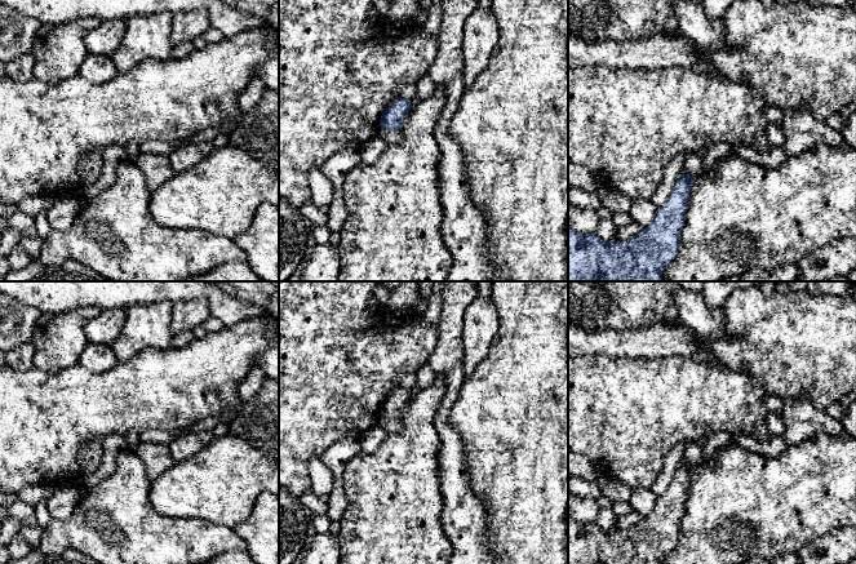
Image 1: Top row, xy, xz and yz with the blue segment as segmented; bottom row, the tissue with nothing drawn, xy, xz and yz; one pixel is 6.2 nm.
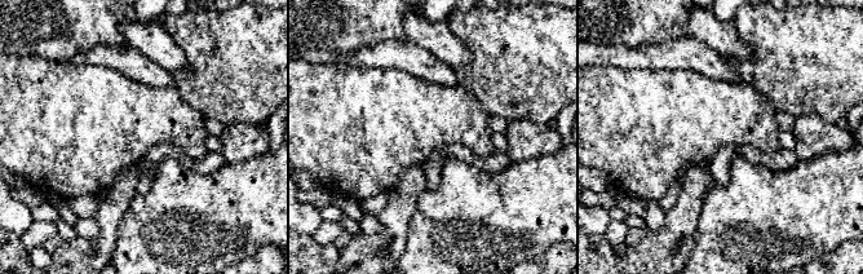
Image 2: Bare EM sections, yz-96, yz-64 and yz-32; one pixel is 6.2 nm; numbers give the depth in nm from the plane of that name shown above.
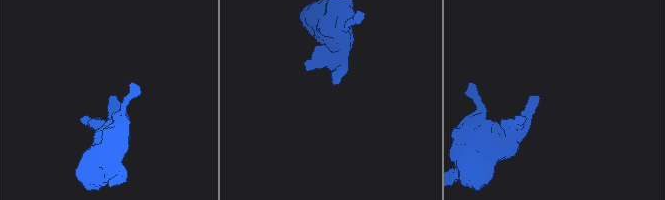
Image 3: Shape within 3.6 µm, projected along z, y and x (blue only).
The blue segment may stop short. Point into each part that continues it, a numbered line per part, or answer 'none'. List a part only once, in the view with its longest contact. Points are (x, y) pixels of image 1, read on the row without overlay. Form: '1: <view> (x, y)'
none

